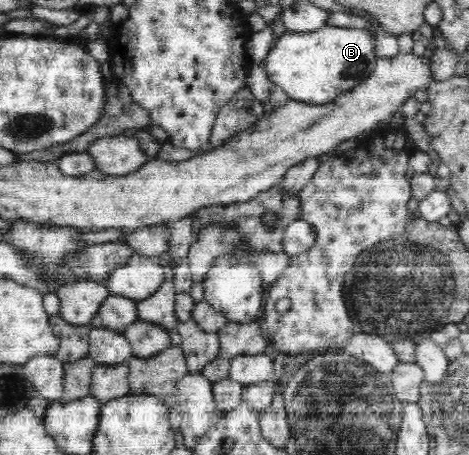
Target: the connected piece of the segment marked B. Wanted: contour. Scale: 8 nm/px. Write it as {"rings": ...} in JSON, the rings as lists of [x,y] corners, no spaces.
{"rings":[[[325,25],[319,30],[302,33],[286,30],[279,38],[275,37],[264,60],[264,67],[269,80],[280,86],[290,100],[325,104],[359,86],[373,72],[378,58],[375,53],[375,37],[367,29]]]}

